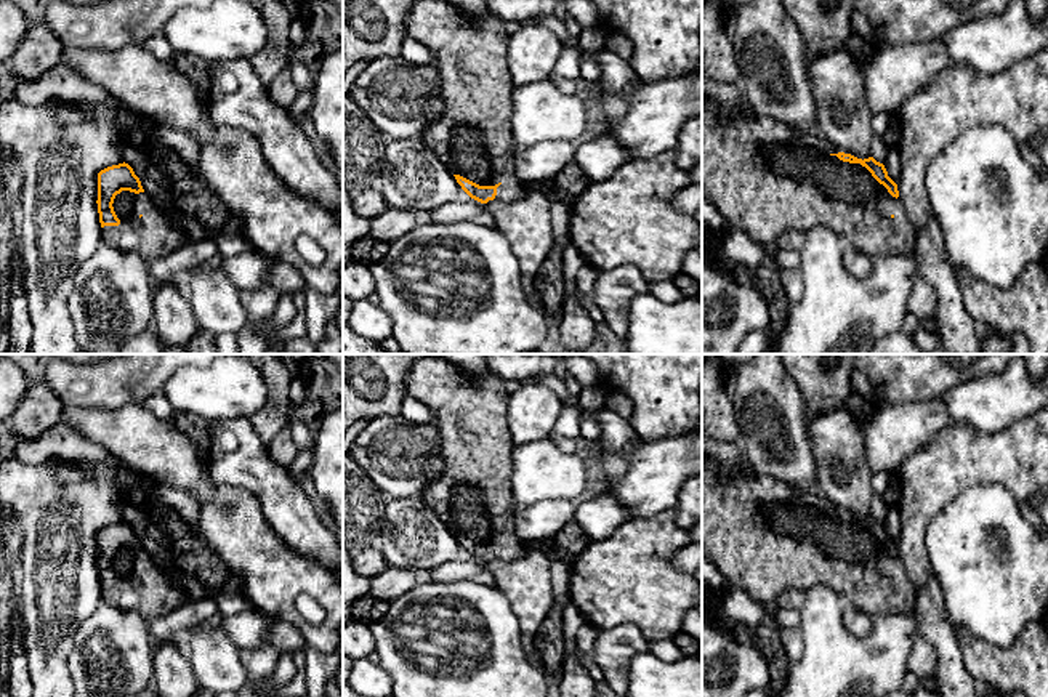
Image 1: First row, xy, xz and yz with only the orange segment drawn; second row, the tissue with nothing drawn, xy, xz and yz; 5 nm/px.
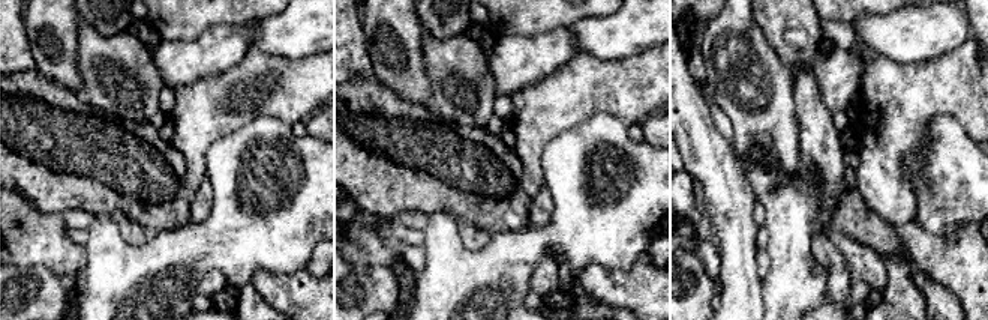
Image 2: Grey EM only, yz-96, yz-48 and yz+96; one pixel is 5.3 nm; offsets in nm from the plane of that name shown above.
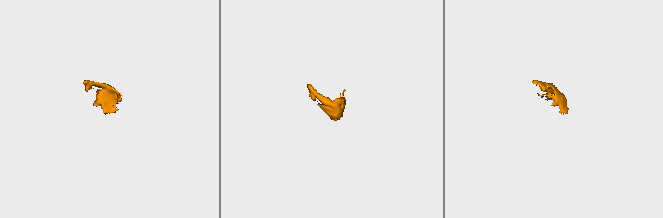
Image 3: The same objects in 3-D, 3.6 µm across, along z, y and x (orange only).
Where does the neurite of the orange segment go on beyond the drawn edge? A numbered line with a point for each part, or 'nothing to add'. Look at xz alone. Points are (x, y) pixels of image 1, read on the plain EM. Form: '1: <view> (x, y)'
1: xz (473, 497)

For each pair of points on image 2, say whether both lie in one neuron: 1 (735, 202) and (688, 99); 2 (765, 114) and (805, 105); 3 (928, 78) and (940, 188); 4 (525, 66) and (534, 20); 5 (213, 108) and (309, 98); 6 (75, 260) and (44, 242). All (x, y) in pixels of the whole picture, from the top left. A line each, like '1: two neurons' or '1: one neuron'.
1: one neuron
2: two neurons
3: two neurons
4: two neurons
5: one neuron
6: one neuron

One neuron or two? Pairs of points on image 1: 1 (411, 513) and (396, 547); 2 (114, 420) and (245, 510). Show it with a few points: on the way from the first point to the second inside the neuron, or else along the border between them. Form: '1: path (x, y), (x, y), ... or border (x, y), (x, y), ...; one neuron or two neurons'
1: path (411, 521), (411, 532), (404, 539); one neuron
2: border (218, 484), (213, 497), (201, 507); two neurons

